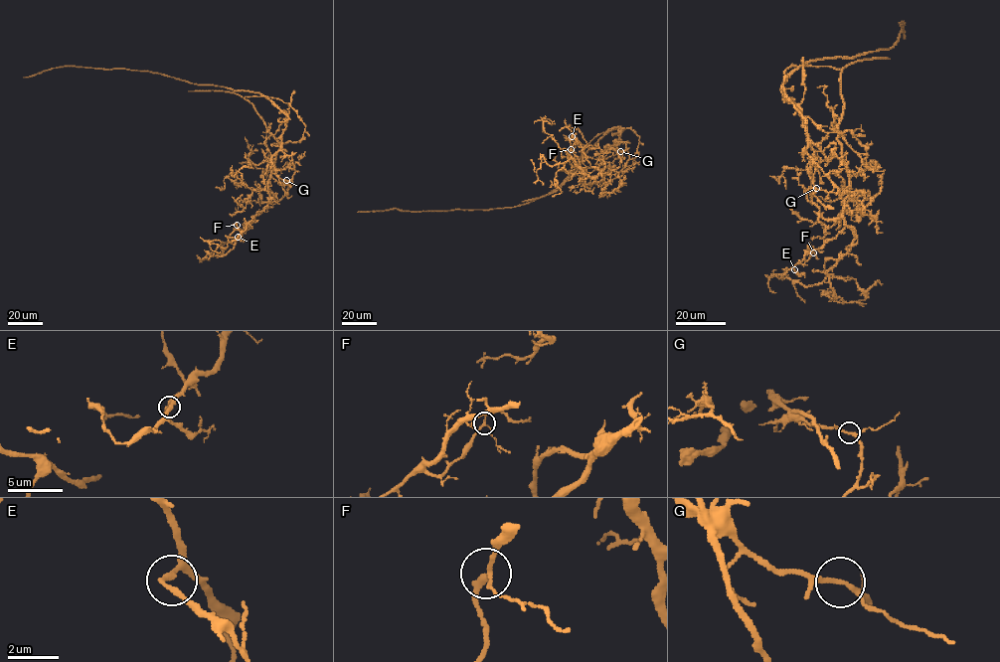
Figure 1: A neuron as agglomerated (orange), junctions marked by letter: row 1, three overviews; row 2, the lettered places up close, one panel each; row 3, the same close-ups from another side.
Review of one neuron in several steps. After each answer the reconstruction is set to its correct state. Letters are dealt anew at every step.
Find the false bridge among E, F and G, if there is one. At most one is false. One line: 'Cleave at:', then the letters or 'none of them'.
Cleave at: G

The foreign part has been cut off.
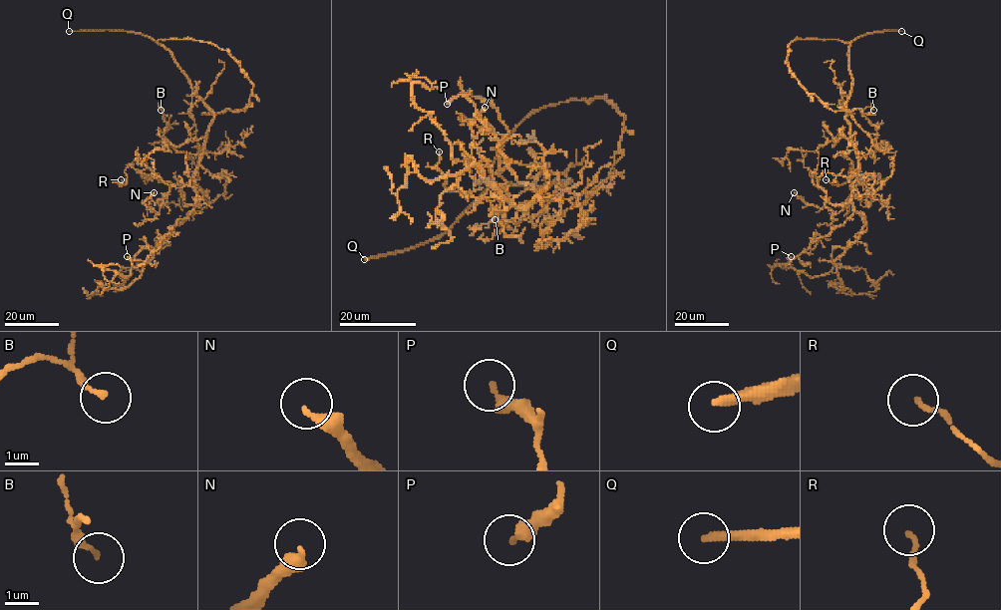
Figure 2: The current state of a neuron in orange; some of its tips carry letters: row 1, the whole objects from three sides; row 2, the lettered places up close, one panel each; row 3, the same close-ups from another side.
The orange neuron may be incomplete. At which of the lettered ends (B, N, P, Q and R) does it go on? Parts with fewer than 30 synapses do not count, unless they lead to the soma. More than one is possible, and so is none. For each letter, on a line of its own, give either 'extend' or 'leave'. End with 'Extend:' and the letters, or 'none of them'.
B: leave
N: leave
P: leave
Q: extend
R: leave
Extend: Q

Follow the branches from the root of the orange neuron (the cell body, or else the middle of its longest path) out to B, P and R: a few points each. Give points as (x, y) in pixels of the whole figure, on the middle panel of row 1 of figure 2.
B: (553, 182), (569, 180), (545, 209), (515, 222), (501, 220), (499, 225), (505, 222), (496, 205), (495, 219)
P: (553, 182), (569, 180), (550, 197), (541, 194), (546, 189), (520, 183), (476, 106), (461, 95), (447, 104)
R: (553, 182), (569, 180), (550, 197), (527, 203), (467, 196), (444, 185), (446, 176), (437, 167), (439, 152)

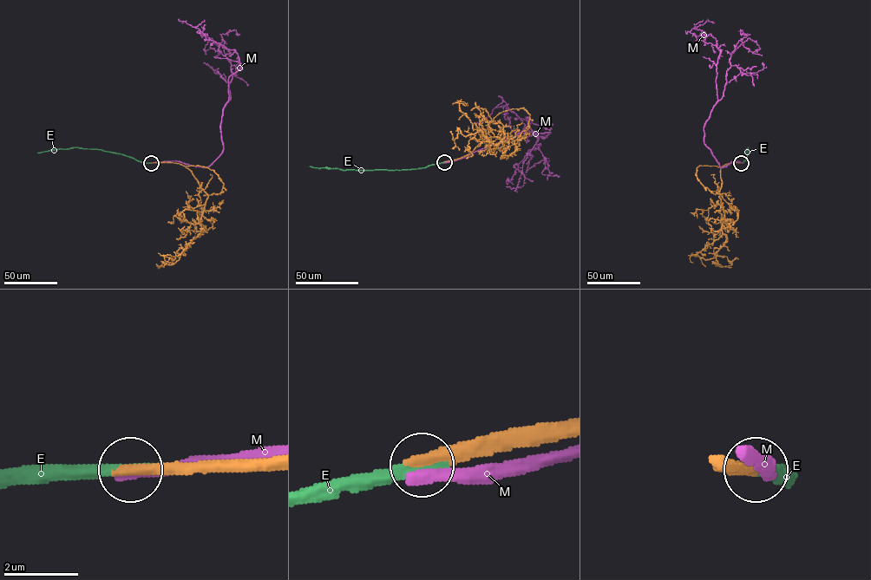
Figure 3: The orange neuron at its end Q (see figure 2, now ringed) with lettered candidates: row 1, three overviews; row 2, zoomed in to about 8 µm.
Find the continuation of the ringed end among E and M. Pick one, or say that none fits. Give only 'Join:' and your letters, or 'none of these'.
Join: E

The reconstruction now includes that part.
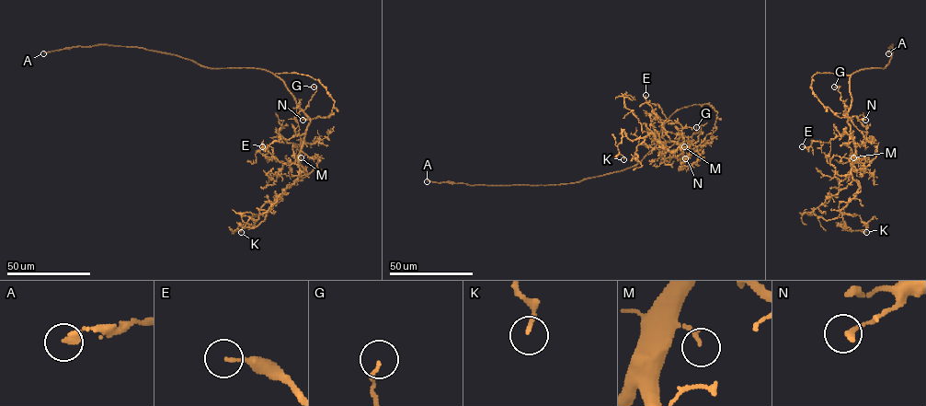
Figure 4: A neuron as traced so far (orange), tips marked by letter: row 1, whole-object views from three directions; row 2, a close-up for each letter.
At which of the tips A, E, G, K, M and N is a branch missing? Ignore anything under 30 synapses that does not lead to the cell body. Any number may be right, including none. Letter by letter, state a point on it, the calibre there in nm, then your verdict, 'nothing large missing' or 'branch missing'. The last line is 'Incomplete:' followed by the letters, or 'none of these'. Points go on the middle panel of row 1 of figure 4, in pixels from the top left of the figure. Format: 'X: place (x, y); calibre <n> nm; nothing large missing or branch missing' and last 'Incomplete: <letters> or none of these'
A: place (427, 181); calibre 280 nm; branch missing
E: place (645, 95); calibre 130 nm; nothing large missing
G: place (696, 127); calibre 120 nm; nothing large missing
K: place (623, 159); calibre 140 nm; nothing large missing
M: place (684, 146); calibre 120 nm; nothing large missing
N: place (685, 158); calibre 240 nm; nothing large missing
Incomplete: A

